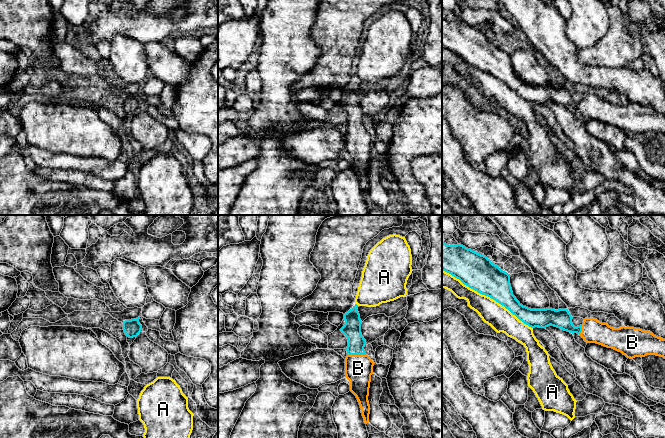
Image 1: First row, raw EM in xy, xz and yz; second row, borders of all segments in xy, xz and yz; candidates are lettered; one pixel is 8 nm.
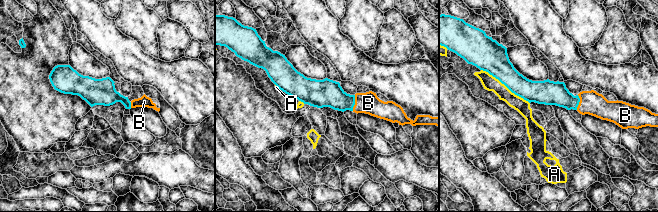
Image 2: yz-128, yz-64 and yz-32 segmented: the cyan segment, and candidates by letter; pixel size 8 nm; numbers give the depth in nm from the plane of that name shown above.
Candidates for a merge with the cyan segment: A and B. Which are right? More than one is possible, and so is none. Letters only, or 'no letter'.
B

